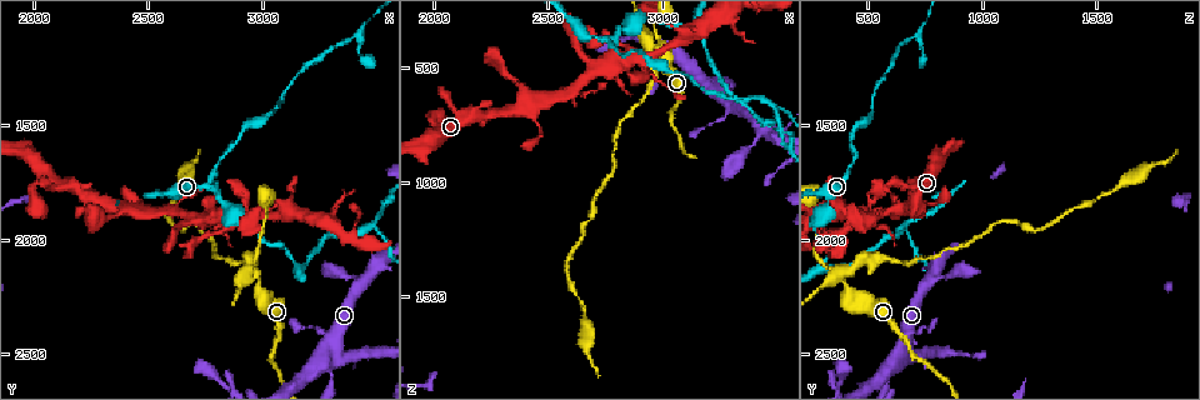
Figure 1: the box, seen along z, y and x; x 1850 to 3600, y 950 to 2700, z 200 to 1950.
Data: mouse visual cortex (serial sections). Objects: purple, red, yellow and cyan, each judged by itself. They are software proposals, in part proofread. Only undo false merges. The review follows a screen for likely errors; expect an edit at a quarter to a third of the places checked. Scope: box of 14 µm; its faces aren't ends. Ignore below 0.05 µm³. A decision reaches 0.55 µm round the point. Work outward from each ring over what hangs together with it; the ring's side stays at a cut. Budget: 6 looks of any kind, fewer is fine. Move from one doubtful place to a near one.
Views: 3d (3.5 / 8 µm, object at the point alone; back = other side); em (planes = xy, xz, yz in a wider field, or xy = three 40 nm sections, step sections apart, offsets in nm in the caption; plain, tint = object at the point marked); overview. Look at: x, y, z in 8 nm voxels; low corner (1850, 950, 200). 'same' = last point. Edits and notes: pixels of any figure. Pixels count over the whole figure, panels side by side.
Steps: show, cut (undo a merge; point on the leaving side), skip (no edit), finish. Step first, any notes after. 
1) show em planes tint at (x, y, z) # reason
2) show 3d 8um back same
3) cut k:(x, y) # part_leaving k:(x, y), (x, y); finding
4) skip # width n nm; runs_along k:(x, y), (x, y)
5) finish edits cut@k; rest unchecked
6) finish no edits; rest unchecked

show 3d 3.5um at (3410, 1090, 710) # abrupt turn

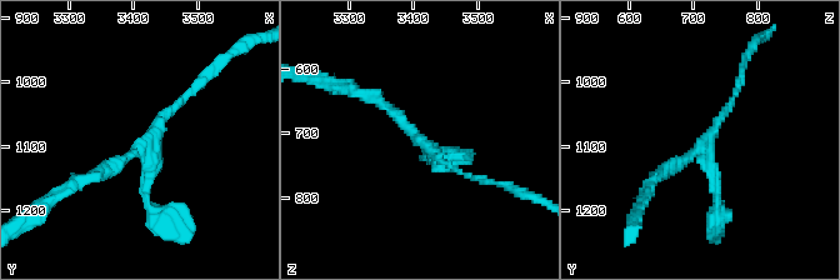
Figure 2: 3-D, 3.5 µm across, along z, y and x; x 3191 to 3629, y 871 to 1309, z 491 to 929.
show em xy step 2 tint at (3410, 1105, 715)

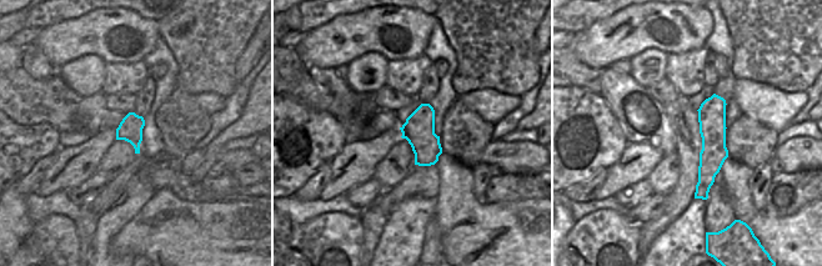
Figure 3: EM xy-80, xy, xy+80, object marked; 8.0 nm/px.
skip # width 260 nm; runs_along 2:(364, 93), (444, 158); all the same cell

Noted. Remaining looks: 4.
show 3d 3.5um back at (3080, 1900, 360)

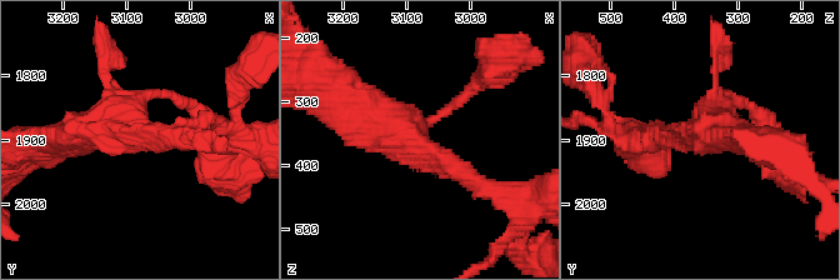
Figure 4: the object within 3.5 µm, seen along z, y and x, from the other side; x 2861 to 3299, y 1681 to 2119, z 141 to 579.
show em xy step 5 tint at (3090, 1885, 365)

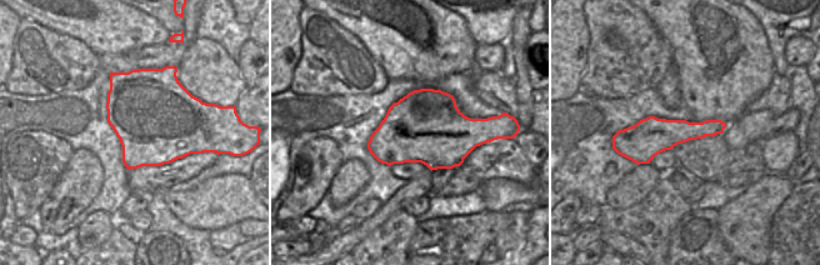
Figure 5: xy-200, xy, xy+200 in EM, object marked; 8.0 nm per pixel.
skip # runs_along 4:(471, 180), (329, 84); continuous, no second cell

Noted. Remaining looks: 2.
show em xy step 2 tint at (2970, 2160, 370) # thin arm on a thick one

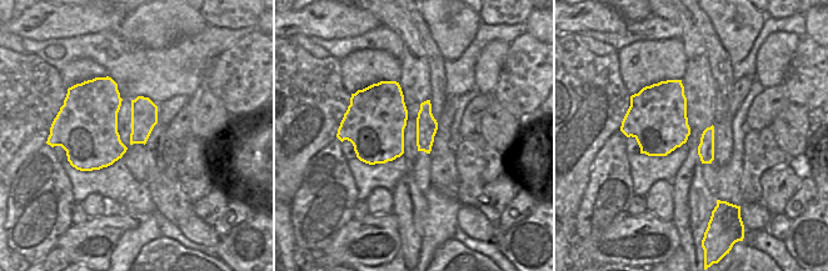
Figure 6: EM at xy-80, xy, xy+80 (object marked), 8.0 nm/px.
show 3d 3.5um same # wider look

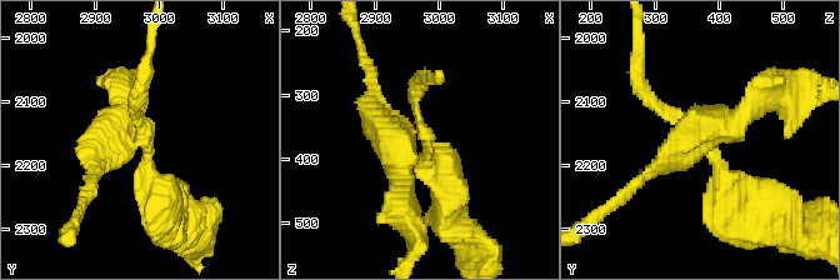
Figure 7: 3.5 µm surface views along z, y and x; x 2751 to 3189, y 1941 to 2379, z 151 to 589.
cut 7:(706, 120) # arms 4; arm_widths 150, 300, 350, 400 nm; part_leaving 7:(691, 143), (781, 93); two cells meet here

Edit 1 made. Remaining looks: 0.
finish edits cut@7; rest unchecked

